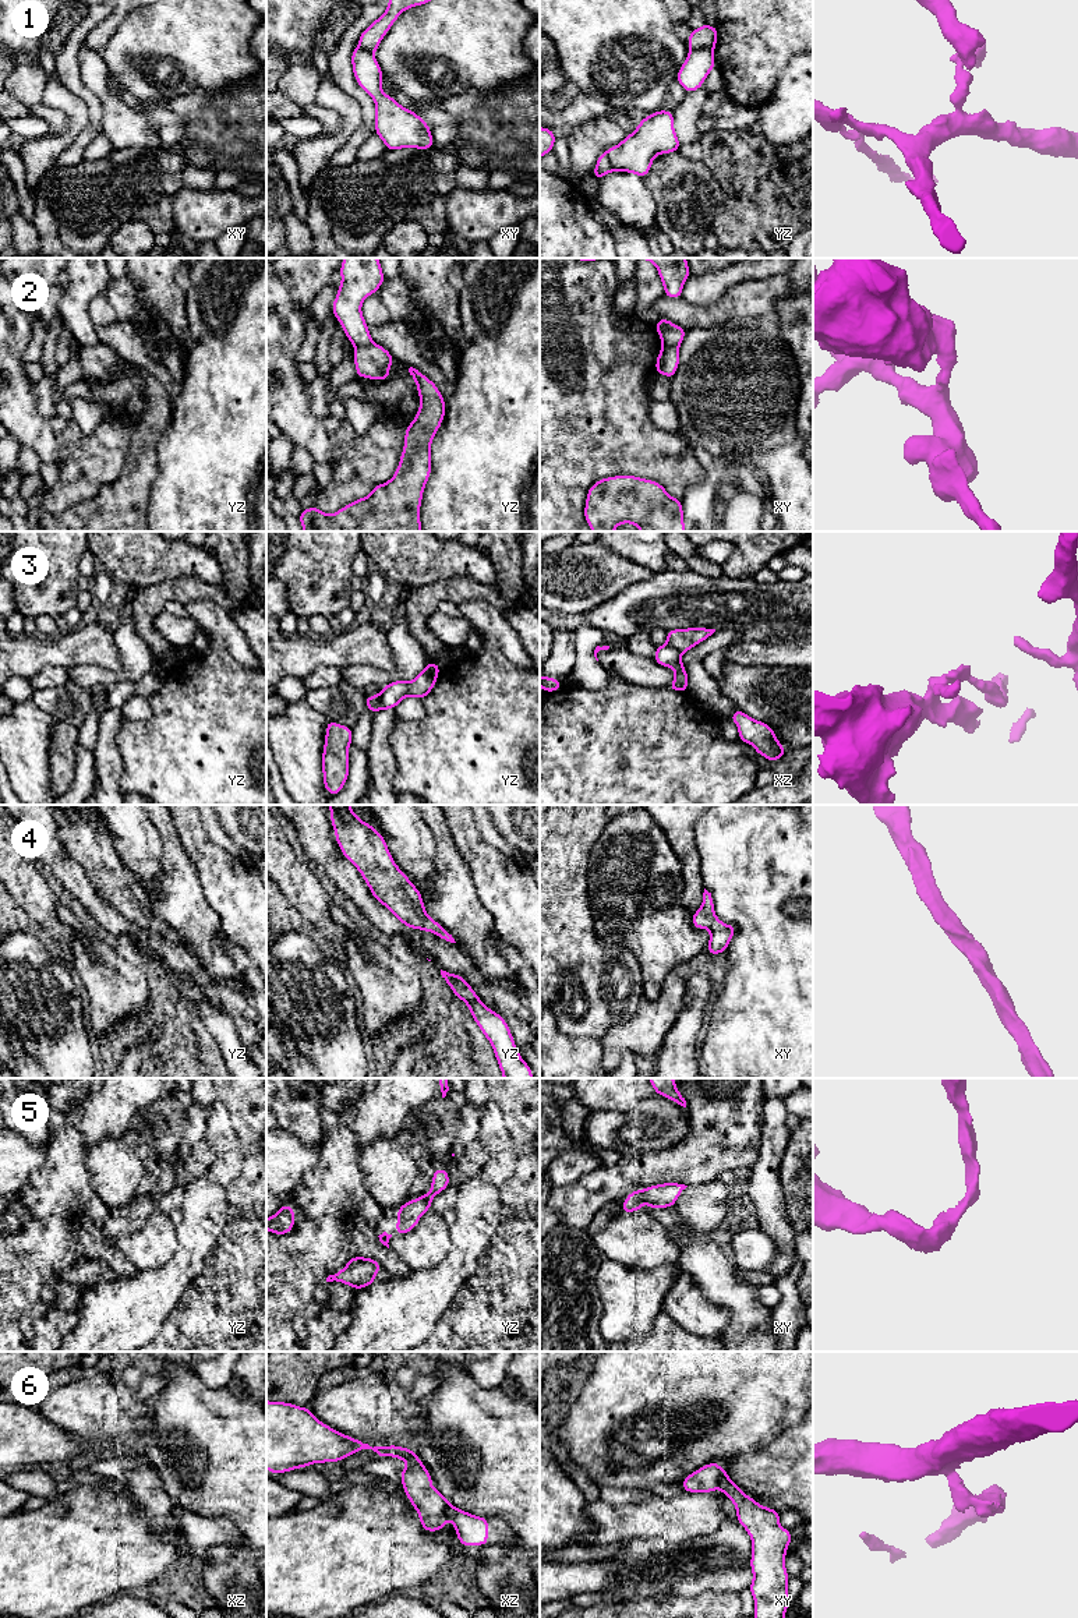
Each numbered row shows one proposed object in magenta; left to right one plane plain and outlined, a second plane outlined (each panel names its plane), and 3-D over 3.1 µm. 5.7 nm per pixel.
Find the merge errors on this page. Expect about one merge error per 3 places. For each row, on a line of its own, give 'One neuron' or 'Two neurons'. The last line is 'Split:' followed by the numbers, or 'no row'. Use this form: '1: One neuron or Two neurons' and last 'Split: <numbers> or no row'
1: Two neurons
2: Two neurons
3: Two neurons
4: One neuron
5: One neuron
6: Two neurons
Split: 1, 2, 3, 6

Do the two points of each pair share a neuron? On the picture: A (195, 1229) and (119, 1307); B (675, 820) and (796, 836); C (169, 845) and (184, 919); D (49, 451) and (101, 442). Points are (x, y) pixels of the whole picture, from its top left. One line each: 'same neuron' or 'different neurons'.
A: same neuron
B: different neurons
C: same neuron
D: different neurons

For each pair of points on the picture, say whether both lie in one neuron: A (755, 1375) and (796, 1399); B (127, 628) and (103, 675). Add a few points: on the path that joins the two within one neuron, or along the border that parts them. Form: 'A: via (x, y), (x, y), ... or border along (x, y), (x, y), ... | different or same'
A: via (764, 1375), (773, 1375), (787, 1389) | same
B: via (127, 643), (127, 667), (119, 675) | same

